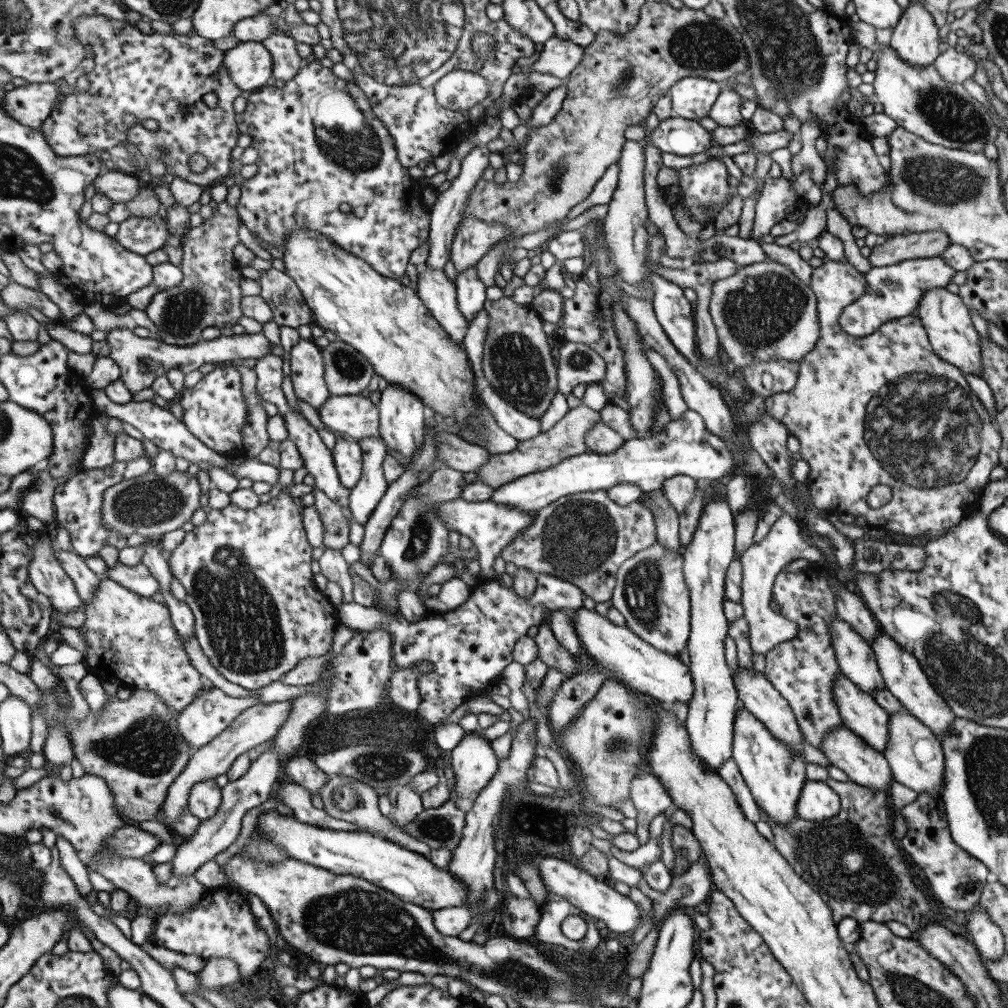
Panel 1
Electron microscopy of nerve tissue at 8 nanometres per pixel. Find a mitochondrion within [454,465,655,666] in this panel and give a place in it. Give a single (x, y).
(578, 536)

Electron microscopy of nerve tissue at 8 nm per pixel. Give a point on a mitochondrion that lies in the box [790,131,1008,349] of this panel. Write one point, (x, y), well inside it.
(945, 182)

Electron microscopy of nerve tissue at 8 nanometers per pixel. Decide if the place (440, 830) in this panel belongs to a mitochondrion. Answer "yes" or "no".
yes

